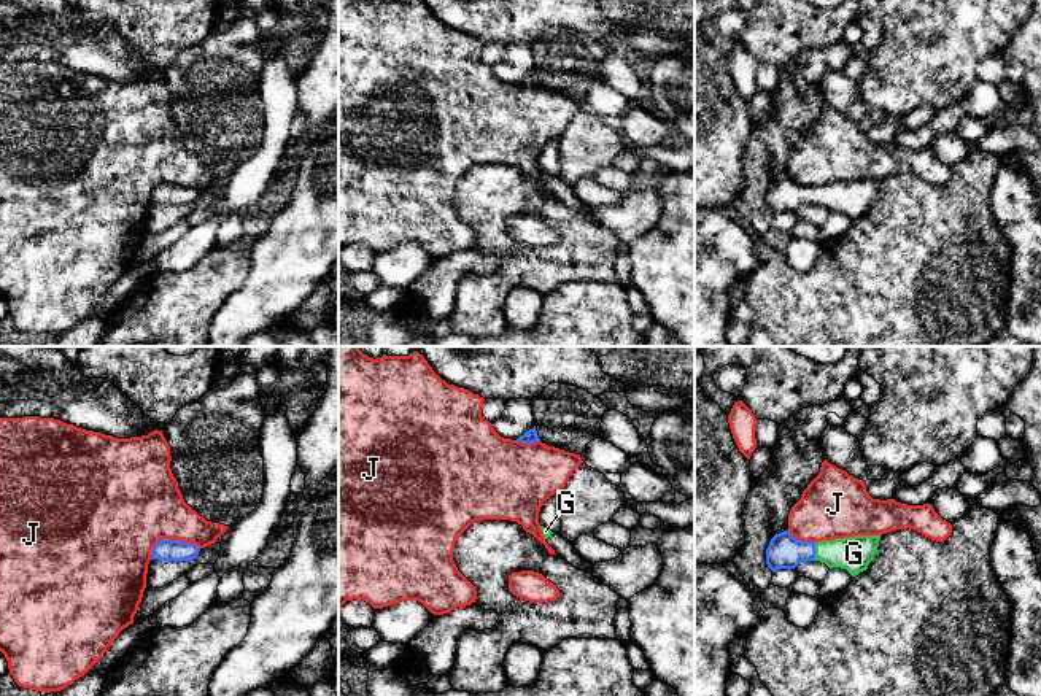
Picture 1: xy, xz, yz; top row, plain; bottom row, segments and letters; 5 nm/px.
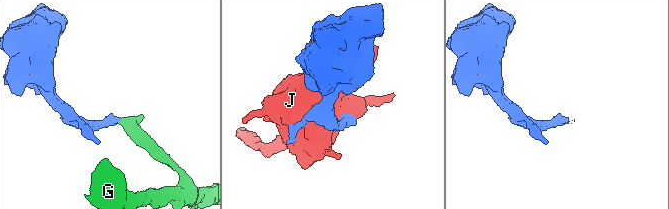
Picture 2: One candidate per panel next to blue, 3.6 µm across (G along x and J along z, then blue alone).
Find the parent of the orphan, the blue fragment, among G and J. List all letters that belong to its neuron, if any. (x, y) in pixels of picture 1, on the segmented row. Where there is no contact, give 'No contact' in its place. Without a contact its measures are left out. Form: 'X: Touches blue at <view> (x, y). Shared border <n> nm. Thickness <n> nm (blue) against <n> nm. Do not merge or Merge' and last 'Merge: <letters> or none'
G: Touches blue at yz (814, 552). Shared border 100 nm. Thickness 180 nm (blue) against 180 nm. Merge
J: Touches blue at xy (170, 541). Shared border 260 nm. Thickness 110 nm (blue) against 440 nm. Do not merge
Merge: G

